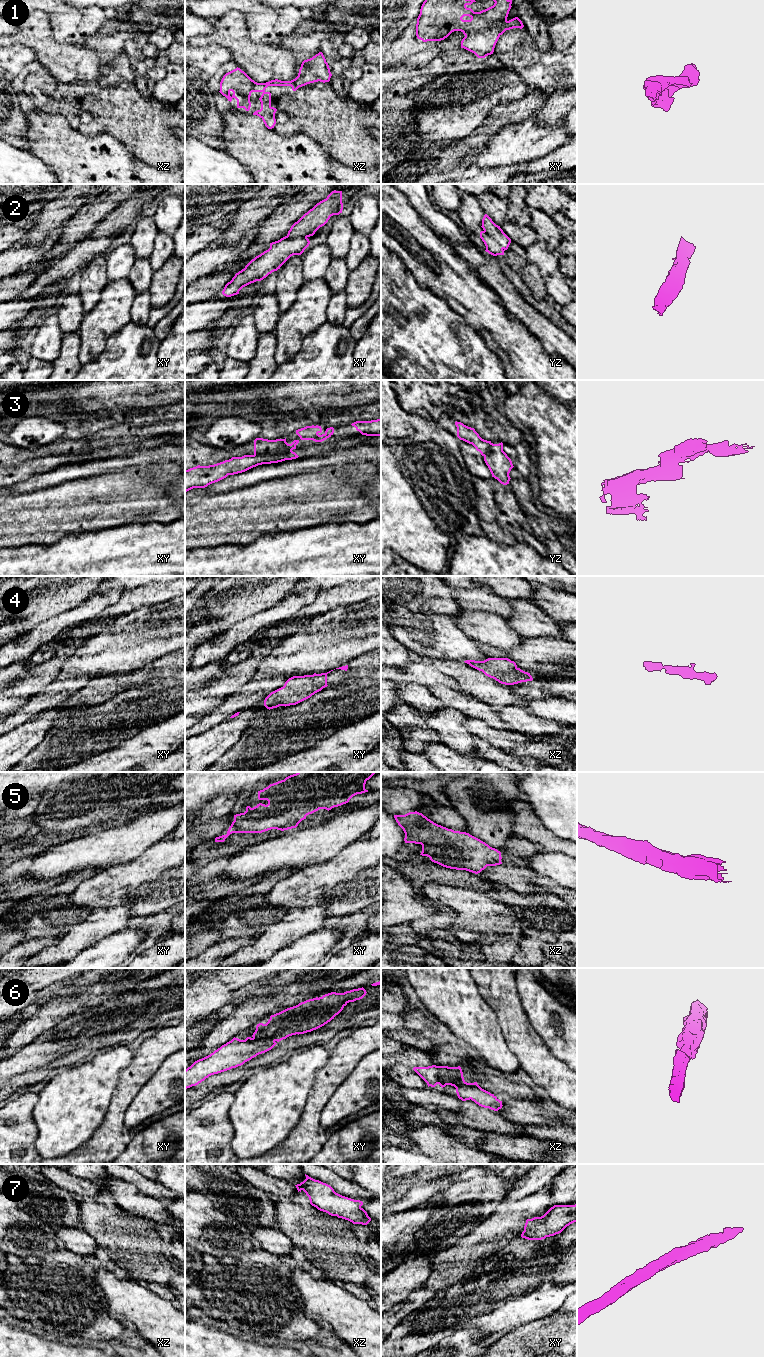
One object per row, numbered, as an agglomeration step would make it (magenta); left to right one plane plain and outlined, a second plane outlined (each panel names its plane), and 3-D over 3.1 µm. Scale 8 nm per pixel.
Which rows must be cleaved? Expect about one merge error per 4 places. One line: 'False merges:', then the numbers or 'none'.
False merges: 3

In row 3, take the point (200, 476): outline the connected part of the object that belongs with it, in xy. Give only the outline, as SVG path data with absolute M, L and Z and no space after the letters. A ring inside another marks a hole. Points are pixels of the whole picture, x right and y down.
M290 450L278 455L244 455L242 457L232 457L214 465L198 465L185 470L185 492L193 488L205 488L228 475L242 473L258 465L278 463L298 457L295 452Z

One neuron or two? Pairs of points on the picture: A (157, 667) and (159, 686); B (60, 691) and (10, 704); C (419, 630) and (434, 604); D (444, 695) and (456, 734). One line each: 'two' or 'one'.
A: two
B: two
C: two
D: two

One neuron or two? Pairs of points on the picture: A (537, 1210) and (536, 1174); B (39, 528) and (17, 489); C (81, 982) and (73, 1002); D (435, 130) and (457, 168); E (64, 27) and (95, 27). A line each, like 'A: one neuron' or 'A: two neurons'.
A: two neurons
B: two neurons
C: two neurons
D: two neurons
E: one neuron

